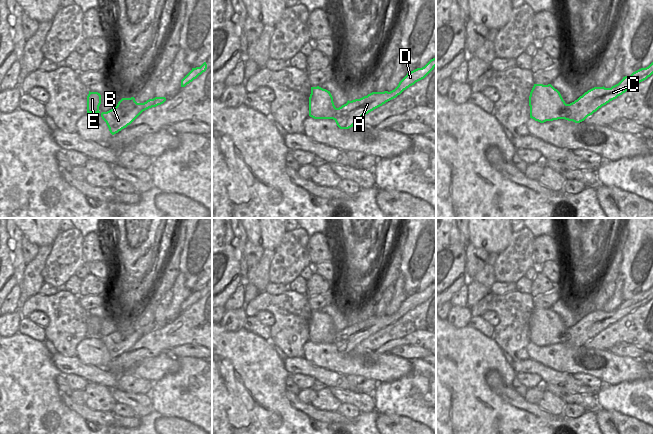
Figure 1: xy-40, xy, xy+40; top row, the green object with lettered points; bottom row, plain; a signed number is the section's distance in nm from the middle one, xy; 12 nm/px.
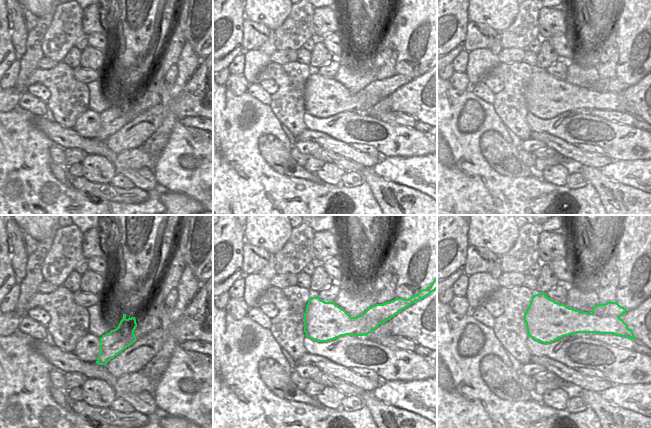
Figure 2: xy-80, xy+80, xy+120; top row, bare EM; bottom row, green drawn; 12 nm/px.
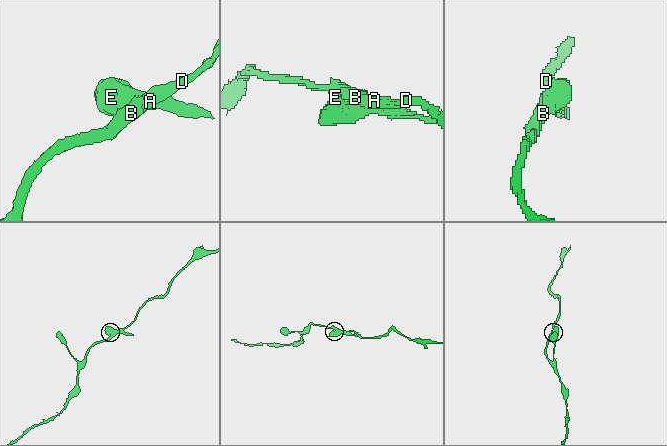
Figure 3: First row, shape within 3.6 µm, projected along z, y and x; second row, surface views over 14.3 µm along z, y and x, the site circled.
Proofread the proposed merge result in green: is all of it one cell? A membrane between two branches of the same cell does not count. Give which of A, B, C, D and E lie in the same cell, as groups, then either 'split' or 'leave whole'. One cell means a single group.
A B C D / E; split

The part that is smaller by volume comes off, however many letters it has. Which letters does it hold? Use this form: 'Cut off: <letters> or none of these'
Cut off: E

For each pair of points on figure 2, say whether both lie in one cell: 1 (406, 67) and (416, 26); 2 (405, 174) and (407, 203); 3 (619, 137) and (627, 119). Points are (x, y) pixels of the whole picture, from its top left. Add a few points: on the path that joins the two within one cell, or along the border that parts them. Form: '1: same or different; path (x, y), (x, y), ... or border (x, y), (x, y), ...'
1: same; path (406, 57), (409, 36)
2: different; border (383, 179), (417, 189), (426, 195)
3: different; border (602, 117), (621, 124), (633, 125)

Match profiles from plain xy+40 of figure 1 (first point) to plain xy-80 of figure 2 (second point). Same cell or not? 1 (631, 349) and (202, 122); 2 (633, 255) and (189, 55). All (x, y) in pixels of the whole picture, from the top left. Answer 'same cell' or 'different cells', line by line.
1: same cell
2: different cells

